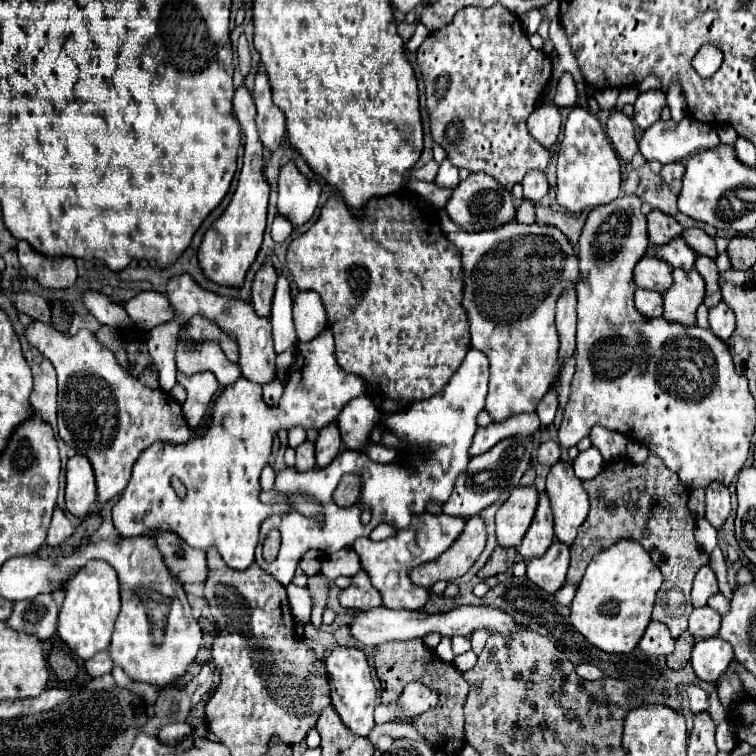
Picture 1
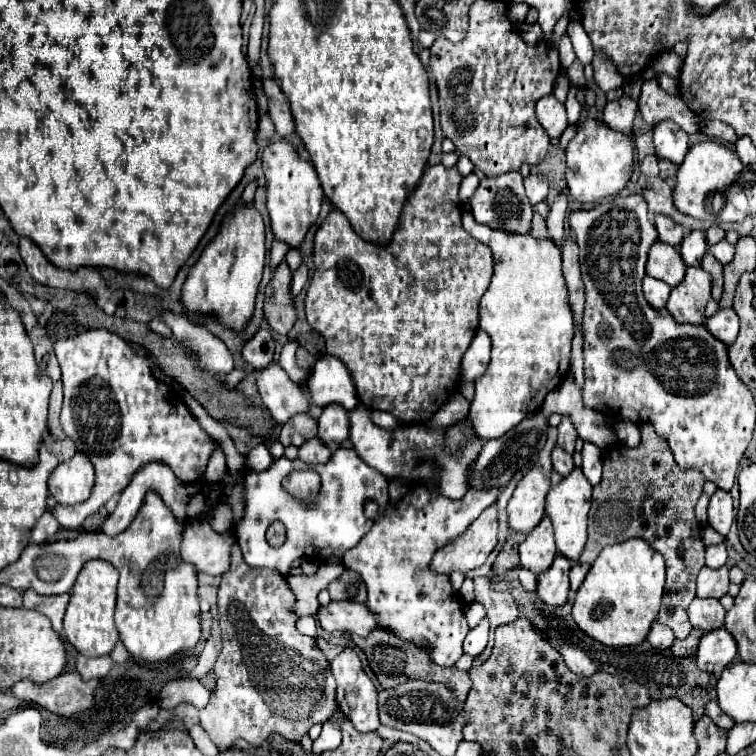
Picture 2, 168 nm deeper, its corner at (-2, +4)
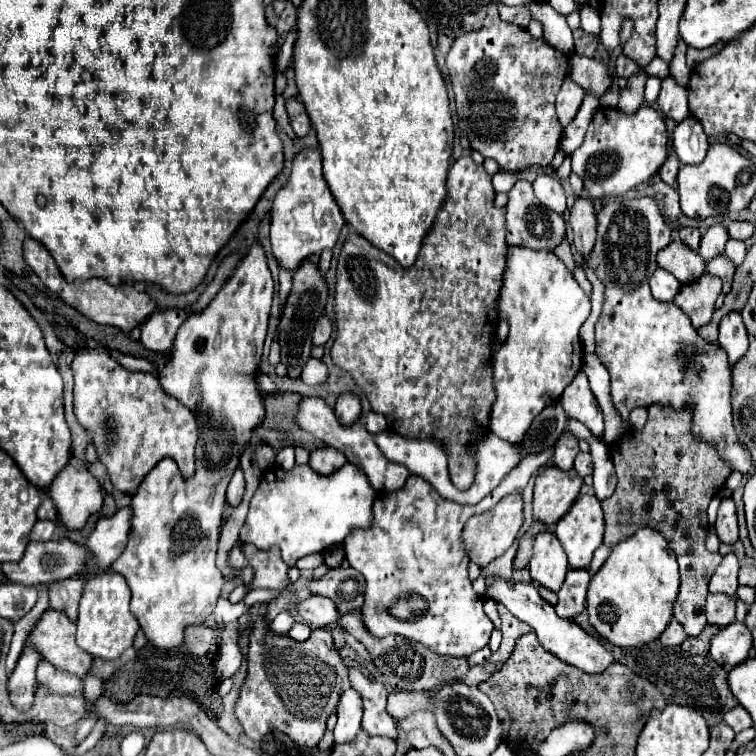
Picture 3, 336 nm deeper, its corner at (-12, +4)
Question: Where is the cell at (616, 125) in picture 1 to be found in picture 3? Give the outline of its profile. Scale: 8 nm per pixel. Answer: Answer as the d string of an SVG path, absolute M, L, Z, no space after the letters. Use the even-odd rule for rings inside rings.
M638 71L628 79L628 85L618 95L618 109L622 113L632 113L632 111L636 113L636 109L644 103L646 79L648 79L648 75L644 71Z

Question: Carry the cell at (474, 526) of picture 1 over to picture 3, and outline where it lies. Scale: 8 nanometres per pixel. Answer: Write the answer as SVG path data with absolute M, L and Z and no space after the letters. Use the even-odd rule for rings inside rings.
M510 493L510 495L502 497L492 509L470 517L466 521L466 527L464 527L464 543L466 543L466 549L468 549L470 561L478 563L480 567L486 567L492 559L502 555L514 543L522 523L524 523L522 493Z

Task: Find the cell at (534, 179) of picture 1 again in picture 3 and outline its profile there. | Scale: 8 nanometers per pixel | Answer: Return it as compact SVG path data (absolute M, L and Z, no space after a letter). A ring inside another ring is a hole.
M538 175L536 181L534 181L534 195L538 197L538 201L556 211L556 213L564 213L566 211L566 193L564 193L564 187L560 185L560 181L552 175Z

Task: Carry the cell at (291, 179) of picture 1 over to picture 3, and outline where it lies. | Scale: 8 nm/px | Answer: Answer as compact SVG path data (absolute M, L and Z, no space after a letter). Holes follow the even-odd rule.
M304 149L292 163L292 175L284 189L276 195L270 213L270 241L272 255L280 267L294 271L304 259L322 249L332 249L344 227L344 217L336 205L328 183L322 175L322 153L320 149Z

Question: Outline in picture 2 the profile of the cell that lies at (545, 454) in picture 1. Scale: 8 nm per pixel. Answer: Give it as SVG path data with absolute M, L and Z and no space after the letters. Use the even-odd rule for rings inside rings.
M554 447L552 451L552 467L560 473L560 475L566 475L574 469L574 461L572 461L572 455L566 453L564 449L560 447Z

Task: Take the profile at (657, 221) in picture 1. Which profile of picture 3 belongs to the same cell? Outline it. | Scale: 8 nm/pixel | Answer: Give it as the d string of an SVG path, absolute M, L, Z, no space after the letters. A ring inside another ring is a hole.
M682 227L682 229L678 229L678 237L680 237L680 241L686 243L690 249L698 251L702 235L700 235L700 231L698 231L696 227Z

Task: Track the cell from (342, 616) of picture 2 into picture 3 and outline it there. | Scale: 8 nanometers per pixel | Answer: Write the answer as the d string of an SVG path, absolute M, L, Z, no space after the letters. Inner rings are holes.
M312 595L308 599L298 599L294 603L296 613L312 627L312 629L320 629L326 627L334 621L338 621L338 609L336 605L332 605L332 601L328 601L326 597L318 597Z

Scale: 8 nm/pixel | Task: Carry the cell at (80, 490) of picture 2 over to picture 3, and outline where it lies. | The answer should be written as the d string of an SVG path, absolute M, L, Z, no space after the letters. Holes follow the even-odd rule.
M66 465L50 483L48 495L56 505L58 523L68 531L78 531L86 525L88 517L98 513L102 507L100 483L90 475L90 471L78 471Z

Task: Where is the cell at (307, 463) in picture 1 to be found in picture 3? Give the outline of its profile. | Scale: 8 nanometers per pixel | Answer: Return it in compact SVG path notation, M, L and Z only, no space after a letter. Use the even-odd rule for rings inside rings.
M326 447L326 449L316 449L310 453L310 461L308 465L320 473L320 475L330 475L334 471L338 471L340 467L346 465L346 457L344 453L332 449L332 447Z

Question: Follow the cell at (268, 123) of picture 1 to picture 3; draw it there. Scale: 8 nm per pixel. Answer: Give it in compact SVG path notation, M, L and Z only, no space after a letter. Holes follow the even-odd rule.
M288 99L286 101L286 111L288 111L290 125L292 125L294 133L298 137L306 137L308 131L310 131L310 119L308 119L308 113L306 113L304 105L298 99Z

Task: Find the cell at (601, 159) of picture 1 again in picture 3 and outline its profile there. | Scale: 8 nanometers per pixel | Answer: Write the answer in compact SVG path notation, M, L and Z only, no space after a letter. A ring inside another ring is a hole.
M648 105L636 113L624 115L614 107L598 107L584 143L572 153L572 173L576 173L592 199L606 195L624 195L636 185L648 181L668 157L668 131L664 115Z

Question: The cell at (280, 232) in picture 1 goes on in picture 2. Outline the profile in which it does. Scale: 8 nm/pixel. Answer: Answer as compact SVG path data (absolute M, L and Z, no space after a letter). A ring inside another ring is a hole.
M276 239L276 241L272 243L272 249L270 249L270 251L272 251L272 269L276 269L276 265L284 259L284 255L288 253L288 249L290 249L290 245L284 243L284 241L278 241L278 239Z

